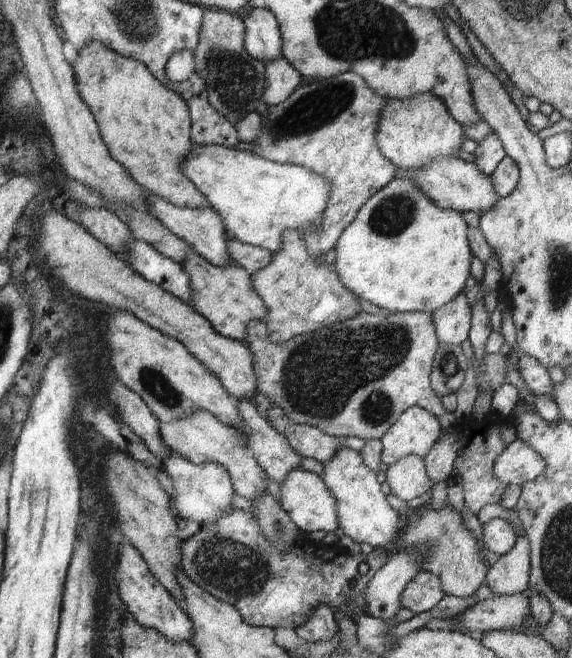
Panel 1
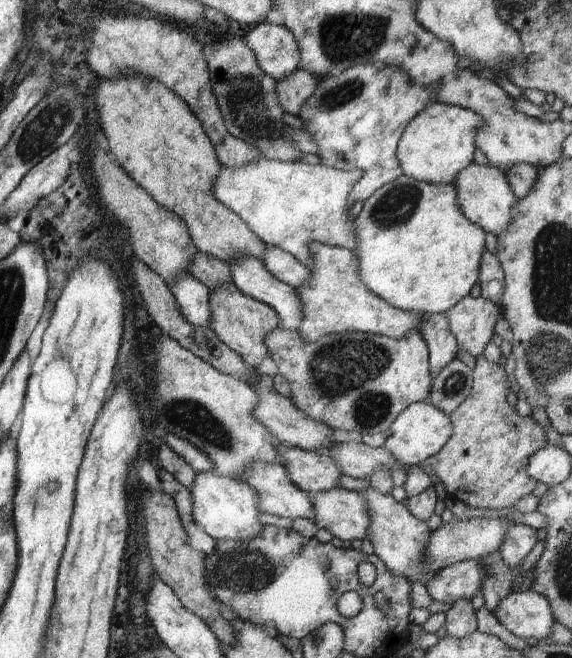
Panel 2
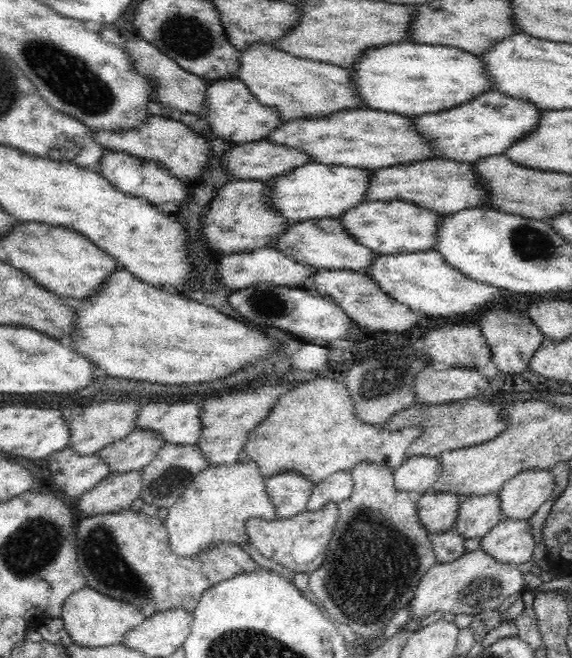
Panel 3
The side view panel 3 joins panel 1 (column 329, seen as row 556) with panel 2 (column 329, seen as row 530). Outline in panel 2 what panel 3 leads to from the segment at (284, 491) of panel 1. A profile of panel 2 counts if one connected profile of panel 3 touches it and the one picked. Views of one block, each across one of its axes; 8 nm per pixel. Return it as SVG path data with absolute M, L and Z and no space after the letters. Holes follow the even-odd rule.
M340 487L311 494L311 500L314 512L316 512L313 522L319 529L328 530L333 537L344 542L362 541L366 538L370 528L370 506L366 504L366 498L362 498L362 494Z

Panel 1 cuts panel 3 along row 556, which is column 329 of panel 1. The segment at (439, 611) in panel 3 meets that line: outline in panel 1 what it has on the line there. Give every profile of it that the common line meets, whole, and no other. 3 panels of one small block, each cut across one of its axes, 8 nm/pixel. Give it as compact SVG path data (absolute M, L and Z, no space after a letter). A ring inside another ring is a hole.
M342 447L328 462L322 464L319 477L335 498L335 513L343 534L350 536L354 542L371 544L374 549L389 545L402 530L403 517L388 504L386 495L380 489L381 484L376 481L377 473L365 465L361 453Z

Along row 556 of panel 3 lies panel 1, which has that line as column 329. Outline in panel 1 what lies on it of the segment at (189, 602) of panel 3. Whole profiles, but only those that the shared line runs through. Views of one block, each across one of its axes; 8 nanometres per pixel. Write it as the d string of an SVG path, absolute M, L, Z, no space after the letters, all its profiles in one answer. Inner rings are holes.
M348 71L299 86L284 102L268 105L267 116L261 117L261 131L250 152L275 163L306 167L329 181L330 194L321 221L317 227L300 229L298 232L308 254L314 258L322 260L327 252L335 248L342 231L356 218L356 213L362 205L396 176L395 164L375 145L377 120L387 102L388 98L375 95L363 78Z

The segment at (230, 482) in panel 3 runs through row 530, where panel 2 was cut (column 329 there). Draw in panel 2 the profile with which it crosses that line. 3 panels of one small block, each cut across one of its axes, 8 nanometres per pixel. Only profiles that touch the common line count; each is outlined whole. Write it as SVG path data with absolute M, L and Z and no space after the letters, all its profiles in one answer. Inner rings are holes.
M261 157L238 168L222 167L216 182L212 184L212 192L215 193L216 199L230 208L264 244L290 252L298 262L310 269L314 264L310 244L314 242L346 249L354 249L359 245L357 220L348 217L351 208L348 197L362 174L362 170L357 169L344 171L323 165L278 162Z

